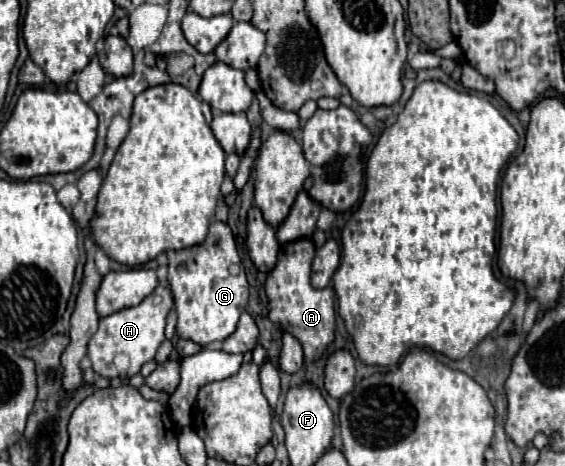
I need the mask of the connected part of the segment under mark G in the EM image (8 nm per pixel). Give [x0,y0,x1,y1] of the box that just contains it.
[168,222,248,346]

